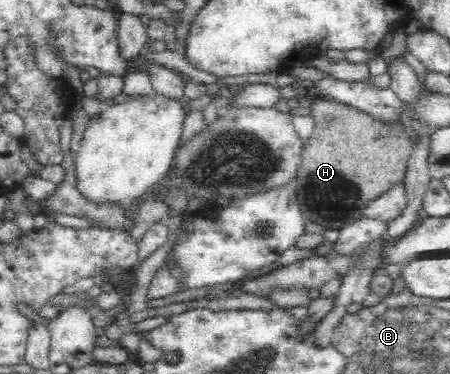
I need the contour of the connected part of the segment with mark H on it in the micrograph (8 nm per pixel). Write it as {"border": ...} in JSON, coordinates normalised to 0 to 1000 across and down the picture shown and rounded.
{"border":[[[716,259],[689,289],[700,326],[696,356],[673,388],[651,497],[680,588],[747,610],[756,594],[782,596],[800,578],[800,556],[898,481],[916,382],[889,318],[838,318],[784,283]]]}

